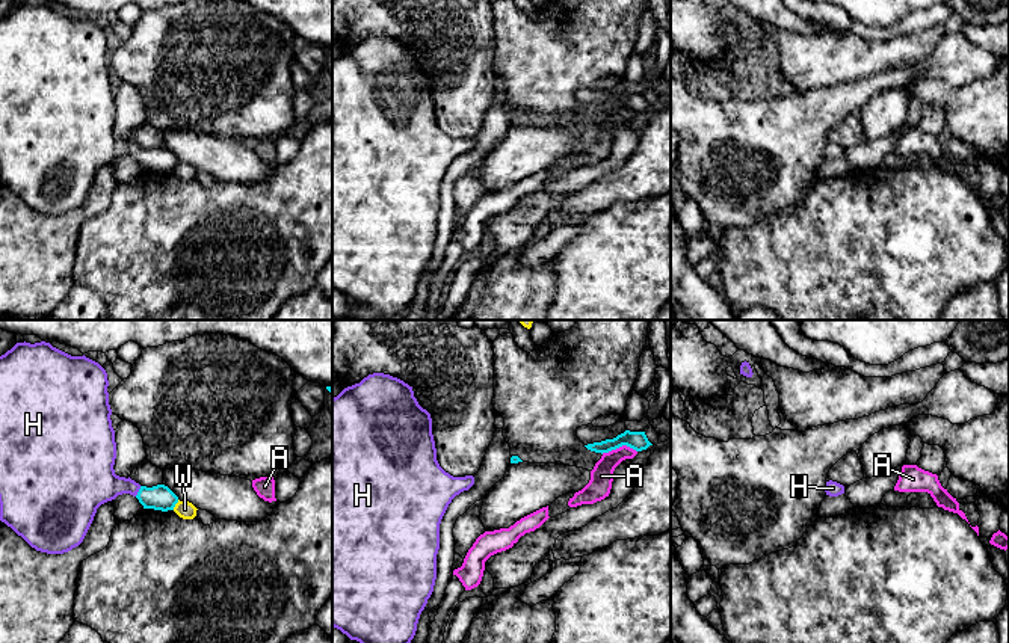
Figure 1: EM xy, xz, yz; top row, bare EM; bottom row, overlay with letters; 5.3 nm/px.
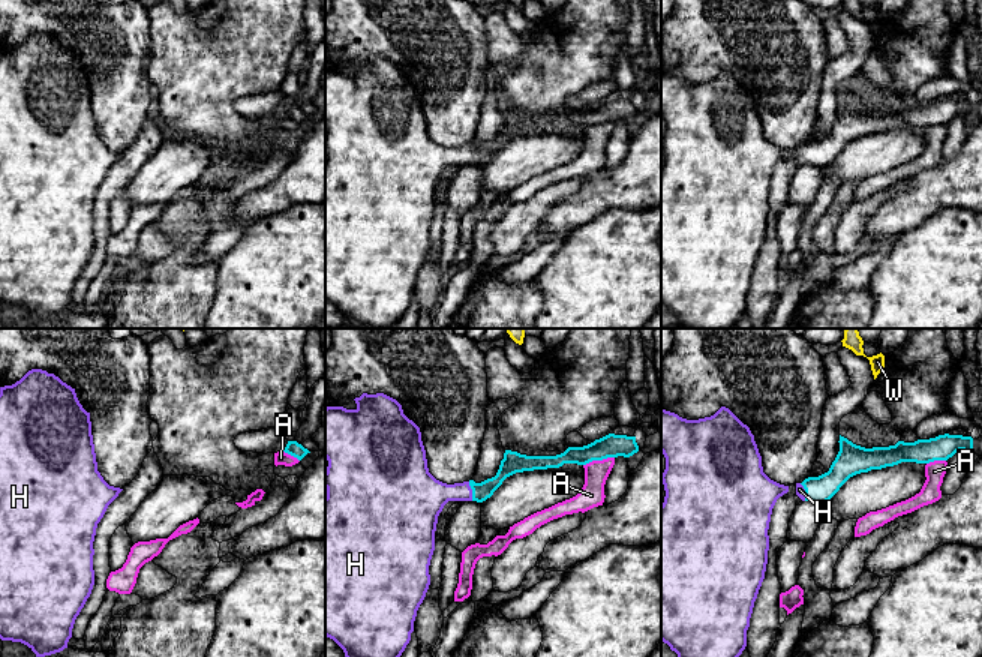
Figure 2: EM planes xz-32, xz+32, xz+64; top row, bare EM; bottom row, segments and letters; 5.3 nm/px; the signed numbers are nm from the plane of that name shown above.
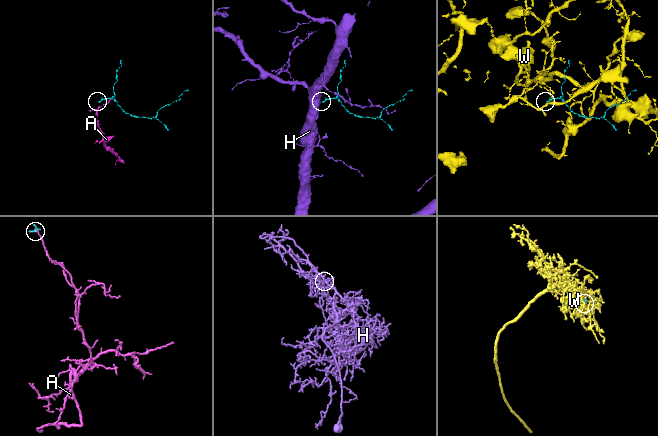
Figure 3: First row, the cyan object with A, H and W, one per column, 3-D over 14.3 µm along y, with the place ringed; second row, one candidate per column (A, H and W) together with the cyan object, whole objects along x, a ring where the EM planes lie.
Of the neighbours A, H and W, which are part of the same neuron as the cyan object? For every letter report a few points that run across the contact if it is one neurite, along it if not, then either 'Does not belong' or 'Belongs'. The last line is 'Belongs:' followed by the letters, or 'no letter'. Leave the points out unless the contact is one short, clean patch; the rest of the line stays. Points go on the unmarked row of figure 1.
A: Line: xz (636, 112), (620, 107), (601, 115). Does not belong
H: Line: xy (160, 159), (147, 159), (139, 153), (130, 148), (94, 144). Belongs
W: Line: xy (178, 162), (172, 171). Does not belong
Belongs: H

